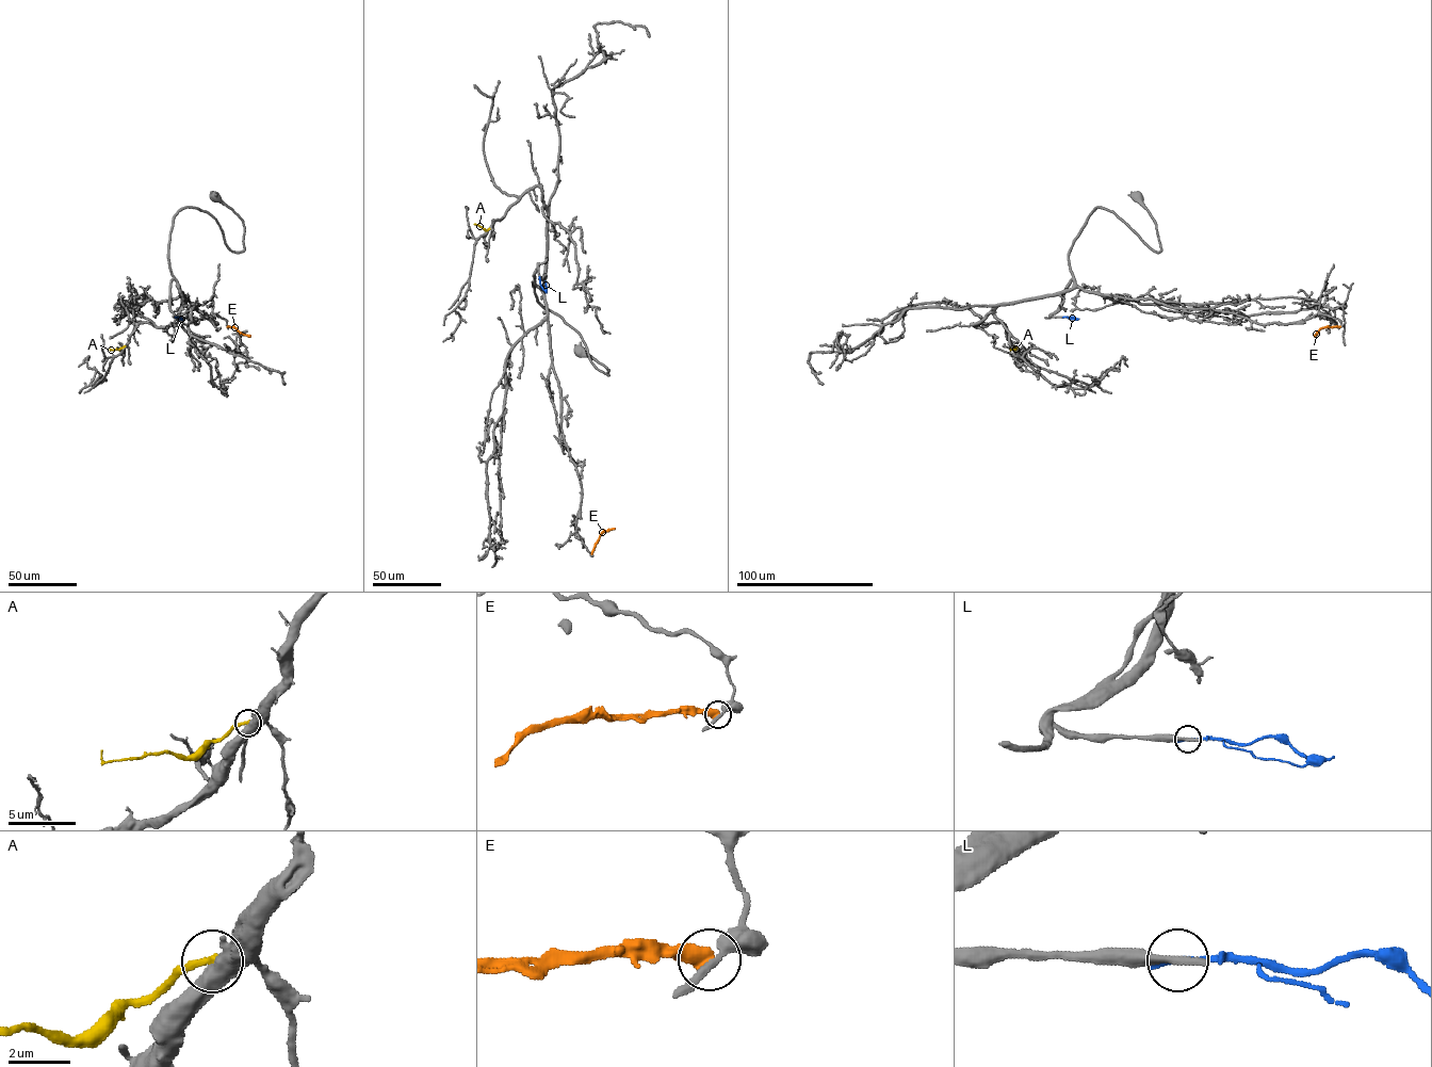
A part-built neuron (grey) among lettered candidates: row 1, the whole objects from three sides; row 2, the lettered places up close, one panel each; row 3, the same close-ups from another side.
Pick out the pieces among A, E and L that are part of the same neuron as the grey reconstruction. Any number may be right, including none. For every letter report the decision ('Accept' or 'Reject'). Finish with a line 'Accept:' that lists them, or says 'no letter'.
A: Reject
E: Reject
L: Reject
Accept: no letter

